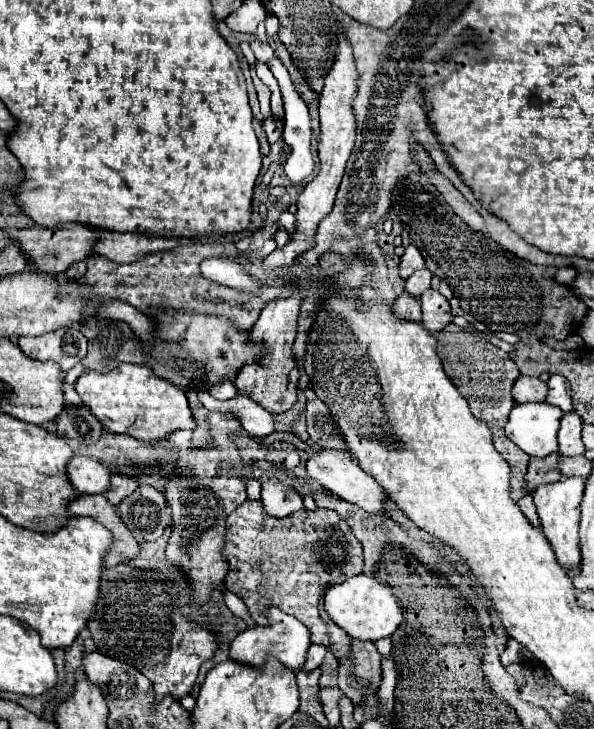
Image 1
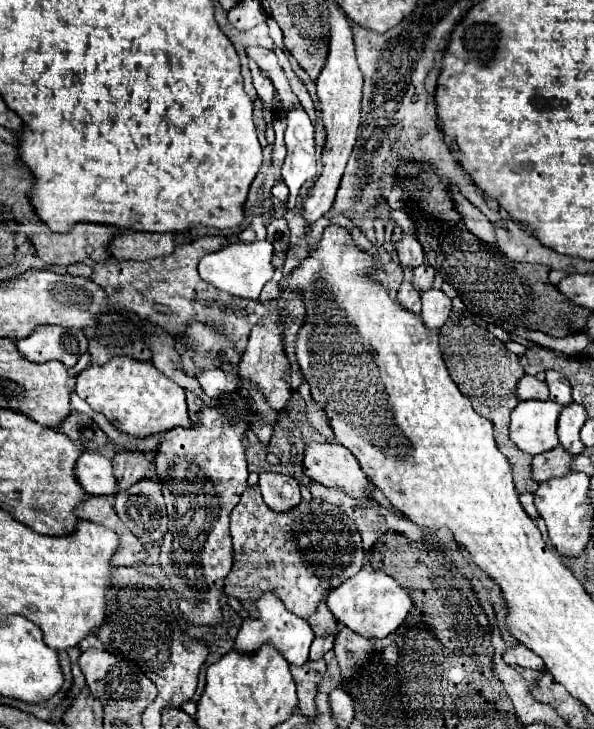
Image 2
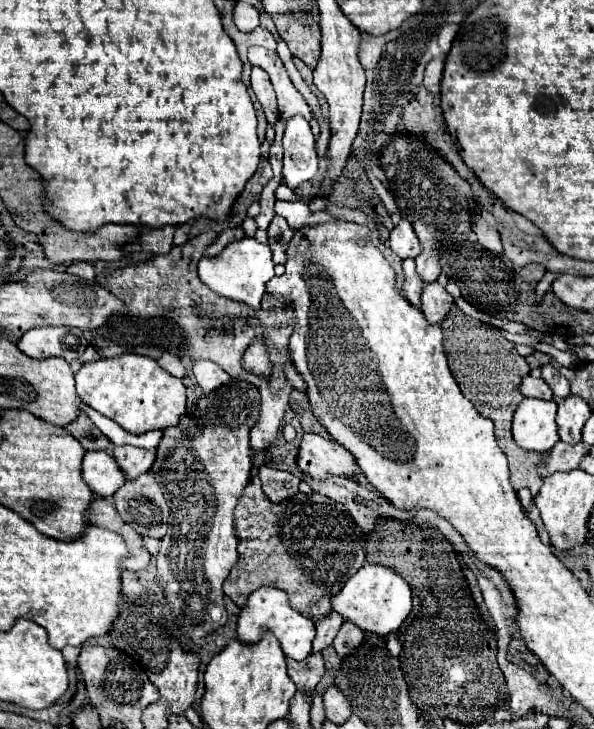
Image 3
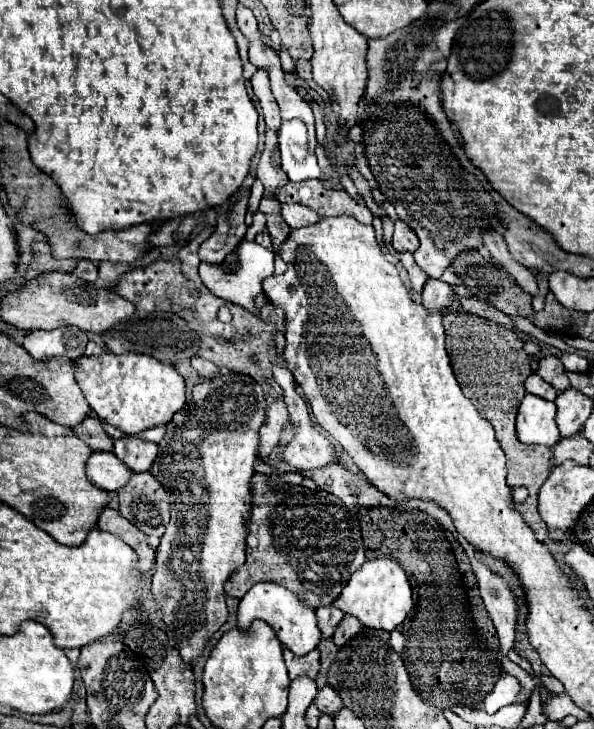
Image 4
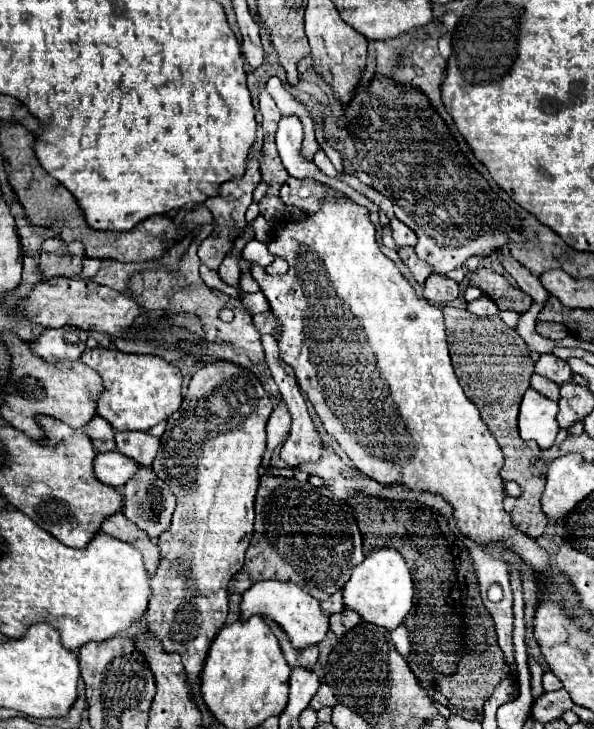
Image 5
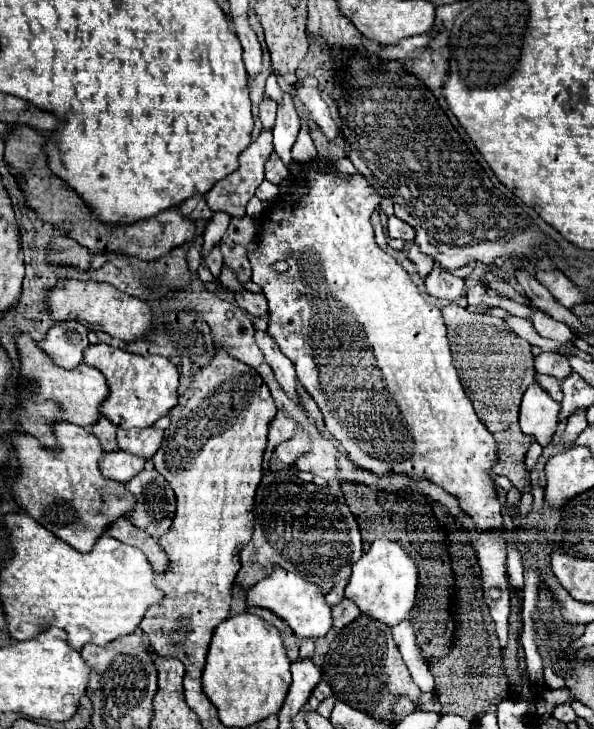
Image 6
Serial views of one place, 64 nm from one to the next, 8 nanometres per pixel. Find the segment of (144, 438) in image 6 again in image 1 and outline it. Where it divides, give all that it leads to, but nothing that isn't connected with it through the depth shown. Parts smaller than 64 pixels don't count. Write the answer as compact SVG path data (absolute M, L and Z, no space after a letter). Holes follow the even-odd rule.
M112 476L112 480L110 480L110 488L108 488L108 492L104 494L106 498L108 498L108 502L112 504L112 506L118 506L120 504L120 500L124 500L124 496L130 496L132 492L134 492L134 488L136 486L140 486L142 482L138 482L136 478L128 478L128 476Z

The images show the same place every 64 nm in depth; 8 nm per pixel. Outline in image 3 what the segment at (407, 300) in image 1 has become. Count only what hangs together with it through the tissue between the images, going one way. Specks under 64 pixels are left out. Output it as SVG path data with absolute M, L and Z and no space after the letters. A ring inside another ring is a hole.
M404 260L402 262L404 266L404 286L400 288L400 294L416 308L420 308L420 292L422 292L422 280L420 276L416 274L416 268L414 268L414 260Z

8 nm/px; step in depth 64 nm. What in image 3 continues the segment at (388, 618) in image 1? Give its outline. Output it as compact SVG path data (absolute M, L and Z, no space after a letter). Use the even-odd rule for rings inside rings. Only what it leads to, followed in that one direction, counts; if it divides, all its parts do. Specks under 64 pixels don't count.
M364 564L344 586L342 590L332 596L332 610L338 612L344 620L356 624L360 630L368 634L386 636L390 632L396 632L406 616L412 610L412 590L410 586L398 576L394 570L386 566L372 566Z

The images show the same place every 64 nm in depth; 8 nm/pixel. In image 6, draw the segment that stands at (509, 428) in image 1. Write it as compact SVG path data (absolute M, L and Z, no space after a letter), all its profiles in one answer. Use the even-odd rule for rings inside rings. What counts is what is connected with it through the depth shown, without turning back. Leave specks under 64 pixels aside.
M530 384L520 406L520 428L524 434L534 436L540 446L548 446L556 432L558 412L560 404L554 402L538 384Z

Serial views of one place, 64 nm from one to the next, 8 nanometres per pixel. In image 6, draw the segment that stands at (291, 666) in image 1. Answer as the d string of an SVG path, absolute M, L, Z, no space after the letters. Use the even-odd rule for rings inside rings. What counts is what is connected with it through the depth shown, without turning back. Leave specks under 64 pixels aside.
M276 568L276 572L266 576L258 584L254 584L246 592L246 604L274 612L292 628L292 632L298 638L316 640L320 636L326 636L326 632L332 626L332 608L326 604L320 588L314 584L308 584L302 576L294 572L286 572L284 568Z

